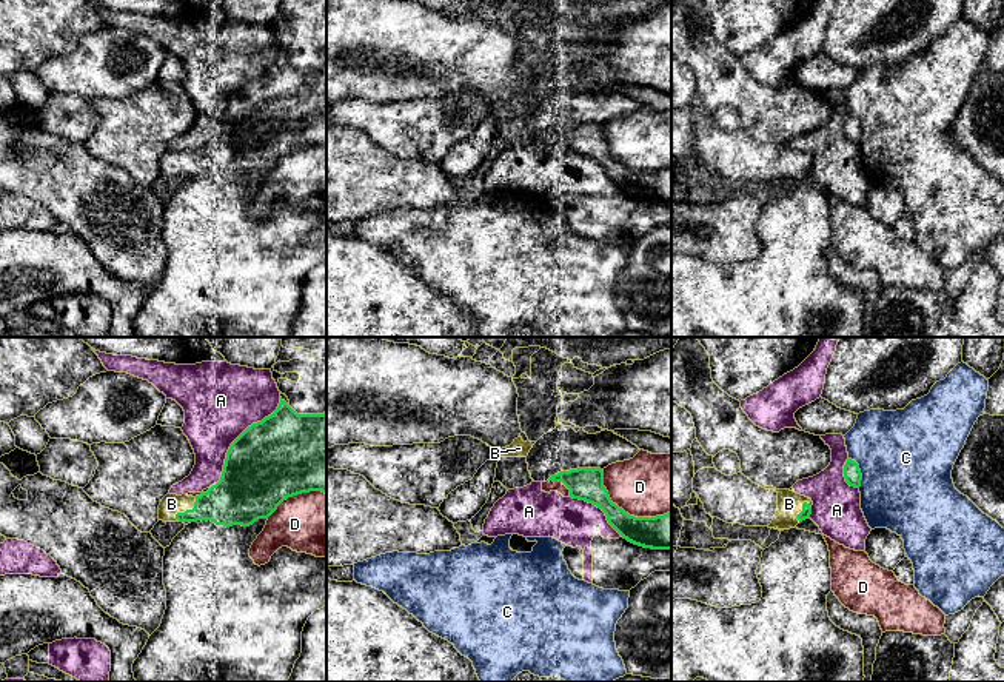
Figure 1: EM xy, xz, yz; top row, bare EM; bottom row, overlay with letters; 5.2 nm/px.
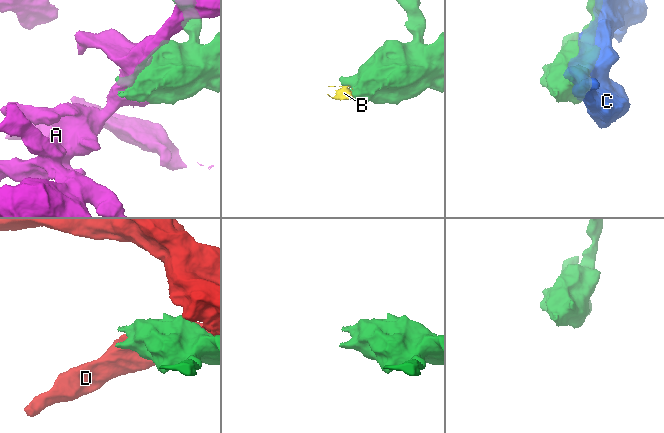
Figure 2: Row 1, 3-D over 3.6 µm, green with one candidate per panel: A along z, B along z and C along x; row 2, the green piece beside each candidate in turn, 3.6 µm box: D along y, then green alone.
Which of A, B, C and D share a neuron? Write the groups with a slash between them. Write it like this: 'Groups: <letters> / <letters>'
Groups: A / B / C / D

